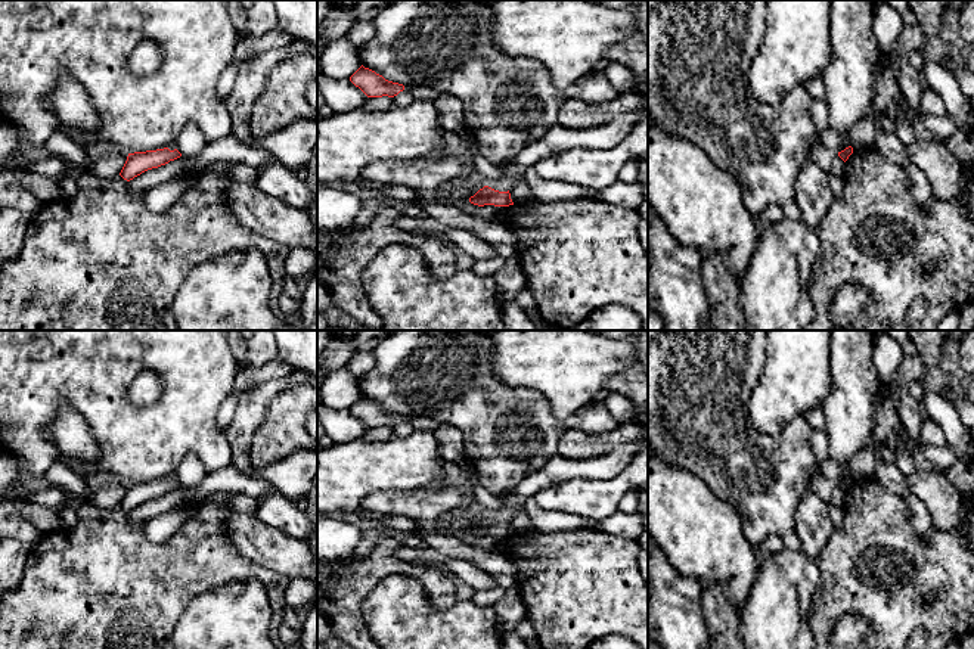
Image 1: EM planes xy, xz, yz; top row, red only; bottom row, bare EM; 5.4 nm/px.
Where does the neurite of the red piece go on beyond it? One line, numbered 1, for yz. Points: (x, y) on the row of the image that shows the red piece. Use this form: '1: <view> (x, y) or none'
1: none

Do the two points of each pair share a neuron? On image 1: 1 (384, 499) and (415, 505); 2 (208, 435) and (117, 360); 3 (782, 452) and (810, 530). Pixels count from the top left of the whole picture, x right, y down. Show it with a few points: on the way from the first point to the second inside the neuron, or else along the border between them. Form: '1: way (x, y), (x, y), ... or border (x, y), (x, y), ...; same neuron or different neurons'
1: way (391, 503), (408, 503); same neuron
2: way (189, 407), (189, 393), (157, 360), (145, 360); same neuron
3: border (807, 490), (797, 505), (793, 530); different neurons

